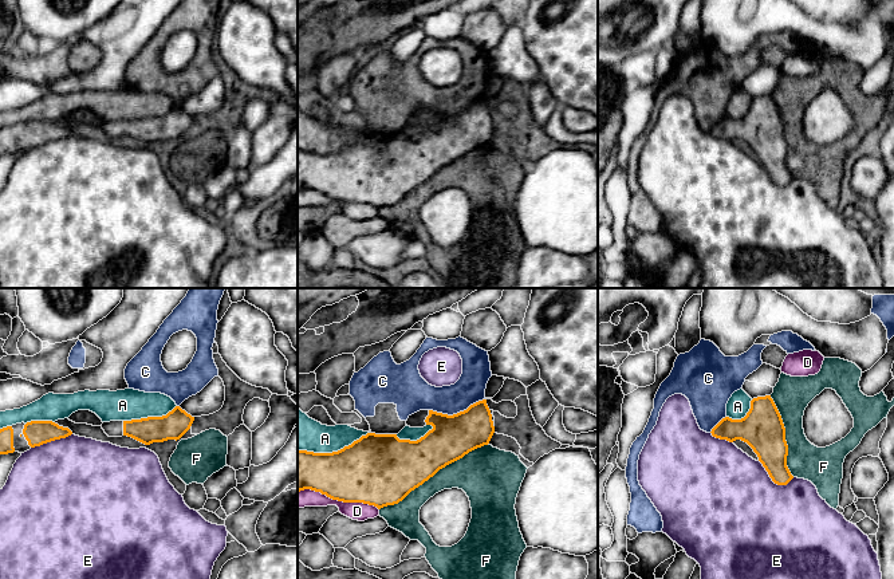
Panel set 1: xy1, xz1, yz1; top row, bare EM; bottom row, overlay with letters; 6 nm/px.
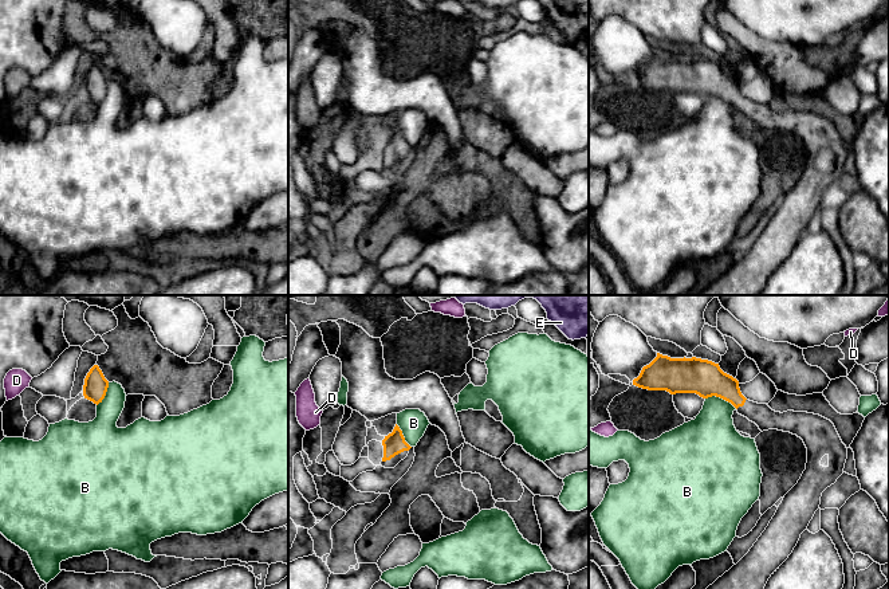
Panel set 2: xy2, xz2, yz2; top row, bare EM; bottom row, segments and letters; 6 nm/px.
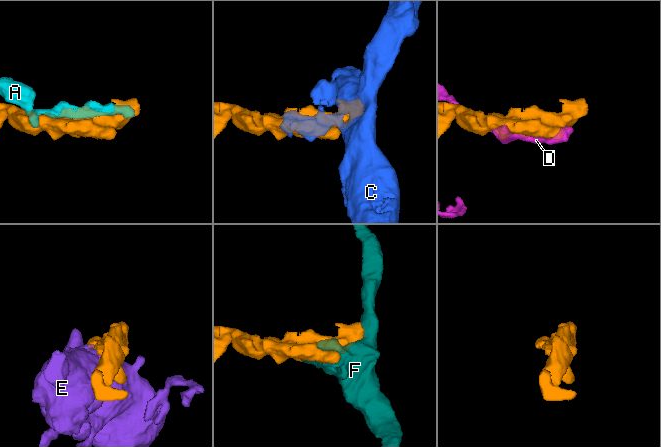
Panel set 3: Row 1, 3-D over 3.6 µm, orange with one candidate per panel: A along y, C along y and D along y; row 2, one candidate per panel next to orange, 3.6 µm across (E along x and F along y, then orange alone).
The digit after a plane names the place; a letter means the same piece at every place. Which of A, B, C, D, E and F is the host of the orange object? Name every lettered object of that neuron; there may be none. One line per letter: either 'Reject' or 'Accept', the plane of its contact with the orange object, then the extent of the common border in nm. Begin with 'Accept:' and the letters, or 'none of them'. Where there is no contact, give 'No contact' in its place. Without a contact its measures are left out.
Accept: none of them
A: Reject. Touches orange in xz1. Shared border 440 nm
B: Reject. Touches orange in yz2. Shared border 200 nm
C: Reject. Touches orange in xz1. Shared border 360 nm
D: Reject. Touches orange in xz1. Shared border 500 nm
E: Reject. Touches orange in yz1. Shared border 240 nm
F: Reject. Touches orange in xz1. Shared border 750 nm

